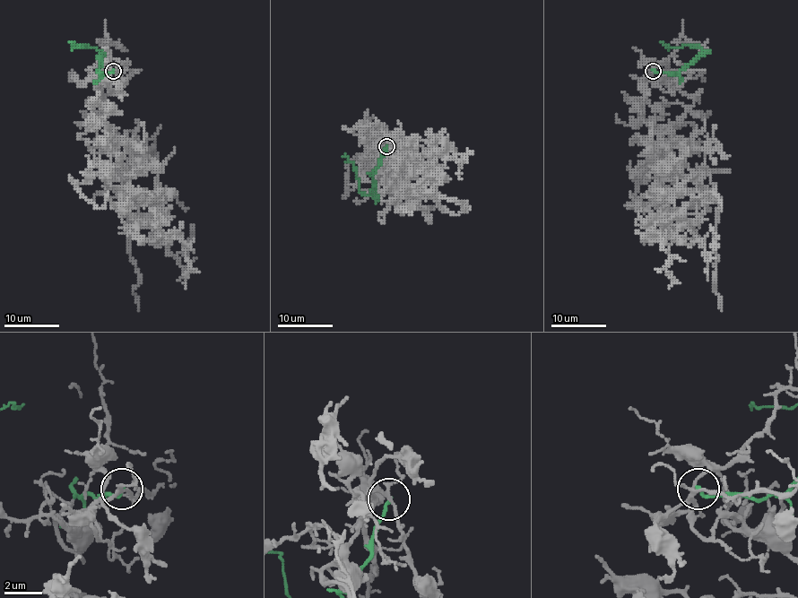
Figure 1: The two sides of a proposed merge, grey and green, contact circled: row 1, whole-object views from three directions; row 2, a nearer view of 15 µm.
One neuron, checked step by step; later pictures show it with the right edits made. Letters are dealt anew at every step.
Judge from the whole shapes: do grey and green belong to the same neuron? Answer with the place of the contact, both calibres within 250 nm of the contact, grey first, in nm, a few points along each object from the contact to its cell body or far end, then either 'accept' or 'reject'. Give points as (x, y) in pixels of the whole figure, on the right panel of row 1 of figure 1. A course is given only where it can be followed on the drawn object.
(653, 71) | 170/170 nm | grey via (653, 72), (694, 99), (665, 141), (694, 143), (684, 163), (708, 196), (696, 219), (651, 217), (669, 289) | green via (653, 70), (655, 73), (678, 73), (704, 51), (701, 47), (668, 47), (661, 43) | reject

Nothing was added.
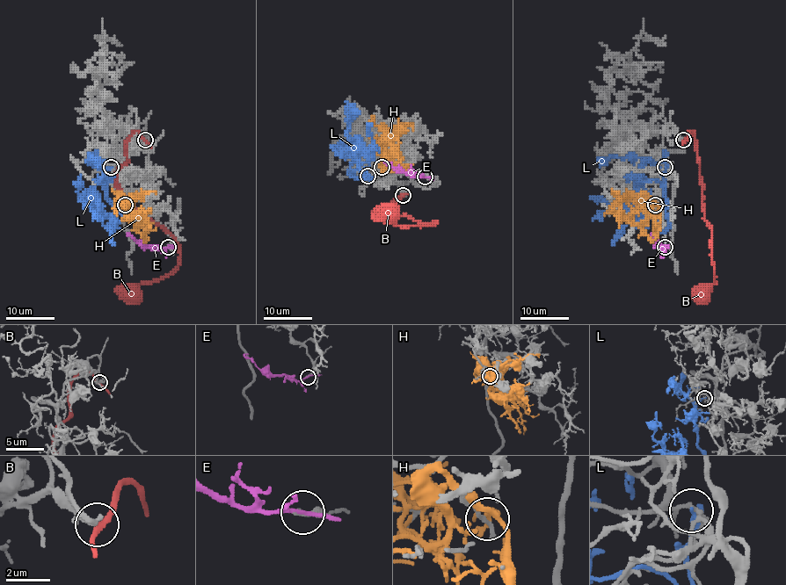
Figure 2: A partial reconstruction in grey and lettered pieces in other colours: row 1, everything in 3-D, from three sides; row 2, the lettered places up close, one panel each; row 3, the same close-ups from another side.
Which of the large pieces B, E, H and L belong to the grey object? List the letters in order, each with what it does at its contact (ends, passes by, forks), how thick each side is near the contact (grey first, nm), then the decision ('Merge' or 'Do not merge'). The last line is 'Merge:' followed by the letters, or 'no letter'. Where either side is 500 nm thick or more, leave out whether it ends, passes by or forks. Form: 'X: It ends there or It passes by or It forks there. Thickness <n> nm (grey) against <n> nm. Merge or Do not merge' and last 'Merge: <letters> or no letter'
B: It passes by. Thickness 220 nm (grey) against 240 nm. Do not merge
E: It passes by. Thickness 130 nm (grey) against 150 nm. Do not merge
H: It passes by. Thickness 220 nm (grey) against 180 nm. Do not merge
L: It ends there. Thickness 160 nm (grey) against 140 nm. Do not merge
Merge: no letter

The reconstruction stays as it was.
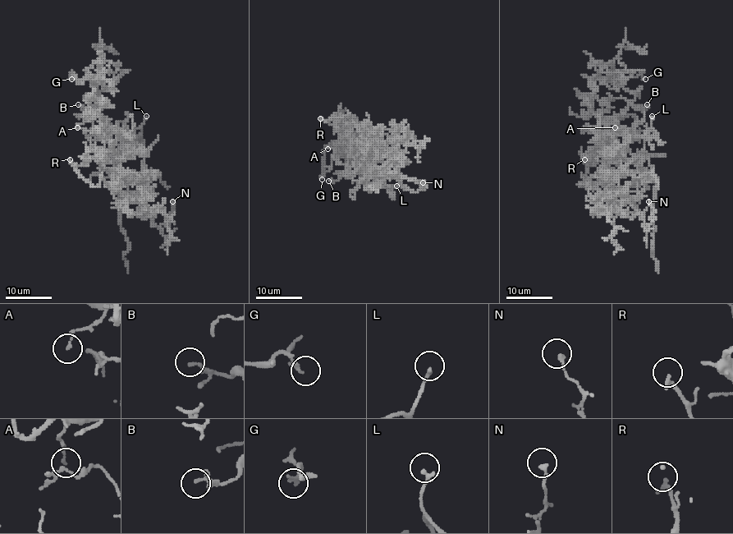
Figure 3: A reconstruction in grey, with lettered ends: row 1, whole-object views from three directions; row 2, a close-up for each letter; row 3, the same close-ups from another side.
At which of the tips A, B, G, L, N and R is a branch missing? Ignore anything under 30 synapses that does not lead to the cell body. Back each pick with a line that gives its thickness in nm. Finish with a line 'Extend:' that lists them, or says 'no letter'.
Extend: no letter

